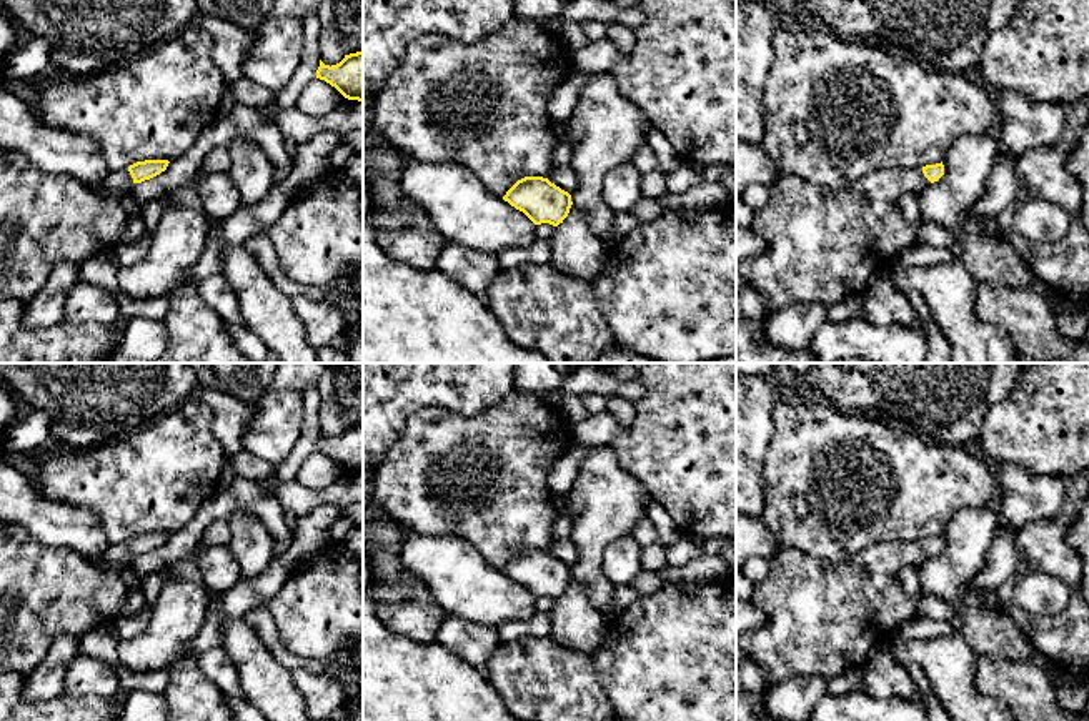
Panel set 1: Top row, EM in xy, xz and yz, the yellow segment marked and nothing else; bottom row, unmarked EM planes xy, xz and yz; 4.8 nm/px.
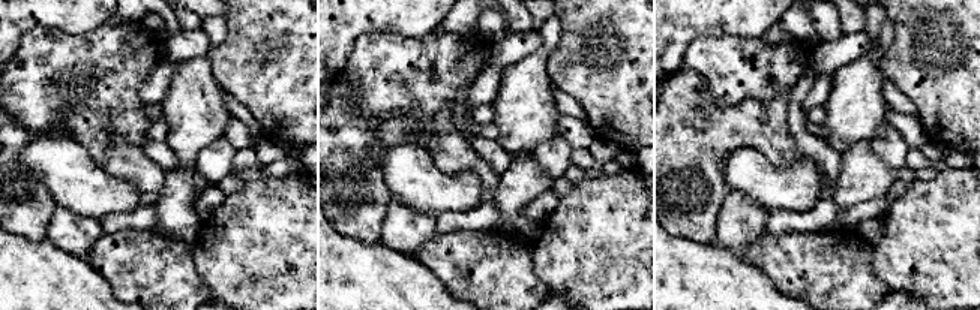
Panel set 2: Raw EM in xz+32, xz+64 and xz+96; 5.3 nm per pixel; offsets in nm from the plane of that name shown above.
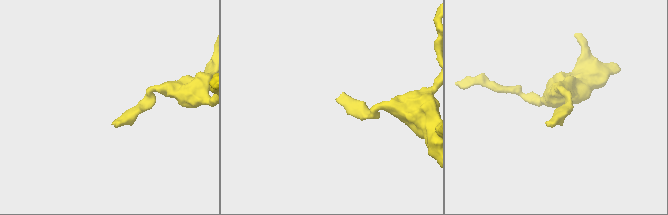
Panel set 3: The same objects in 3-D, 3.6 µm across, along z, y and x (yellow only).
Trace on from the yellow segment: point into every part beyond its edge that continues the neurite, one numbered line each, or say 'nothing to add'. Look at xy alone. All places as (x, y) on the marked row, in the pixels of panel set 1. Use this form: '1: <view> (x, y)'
1: xy (45, 218)

